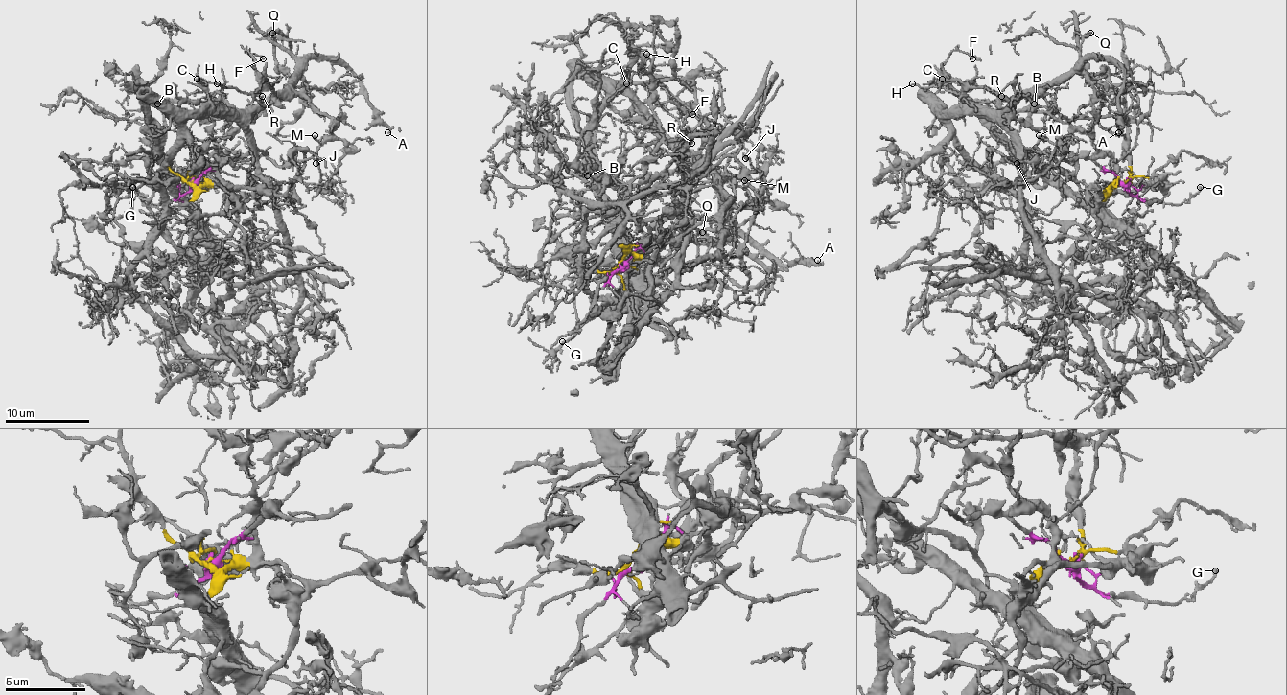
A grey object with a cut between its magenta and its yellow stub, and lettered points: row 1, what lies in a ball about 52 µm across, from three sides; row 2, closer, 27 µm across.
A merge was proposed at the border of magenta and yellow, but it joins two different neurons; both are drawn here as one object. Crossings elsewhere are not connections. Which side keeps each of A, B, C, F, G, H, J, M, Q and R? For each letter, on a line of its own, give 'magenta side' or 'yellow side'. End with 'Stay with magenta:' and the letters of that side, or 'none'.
A: magenta side
B: magenta side
C: magenta side
F: magenta side
G: magenta side
H: magenta side
J: magenta side
M: magenta side
Q: magenta side
R: magenta side
Stay with magenta: A, B, C, F, G, H, J, M, Q, R

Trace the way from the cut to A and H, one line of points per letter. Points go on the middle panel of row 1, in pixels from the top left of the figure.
A: (622, 266), (648, 230), (694, 196), (684, 148), (710, 172), (720, 207), (781, 264), (817, 260)
H: (622, 266), (665, 214), (694, 196), (678, 150), (694, 152), (703, 140), (701, 116), (657, 79), (646, 53)

